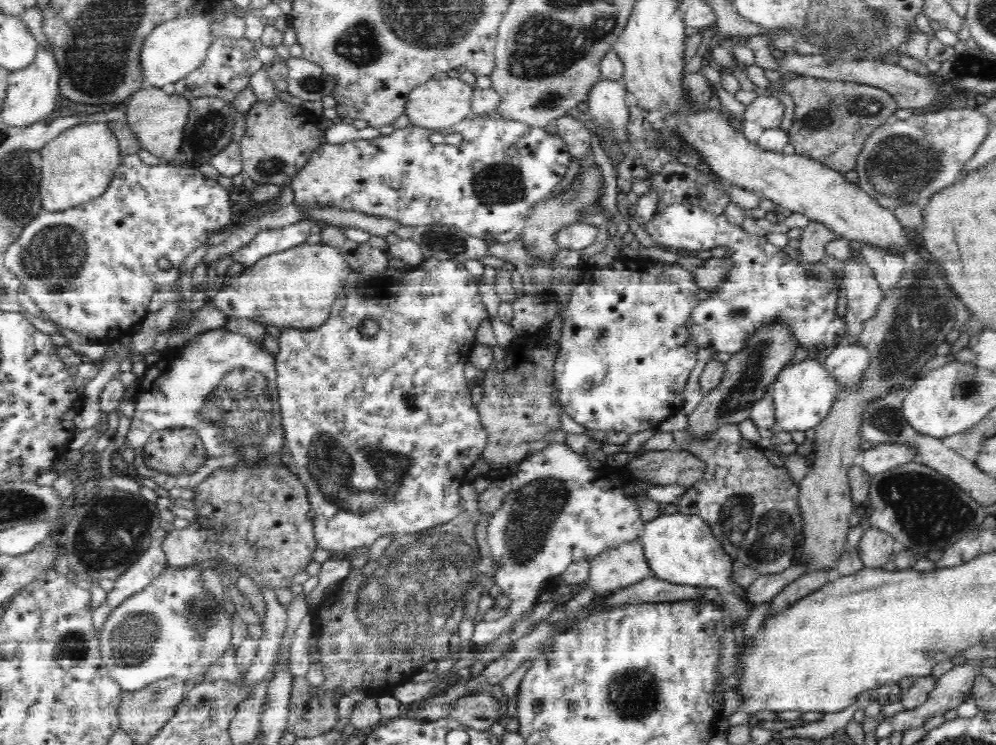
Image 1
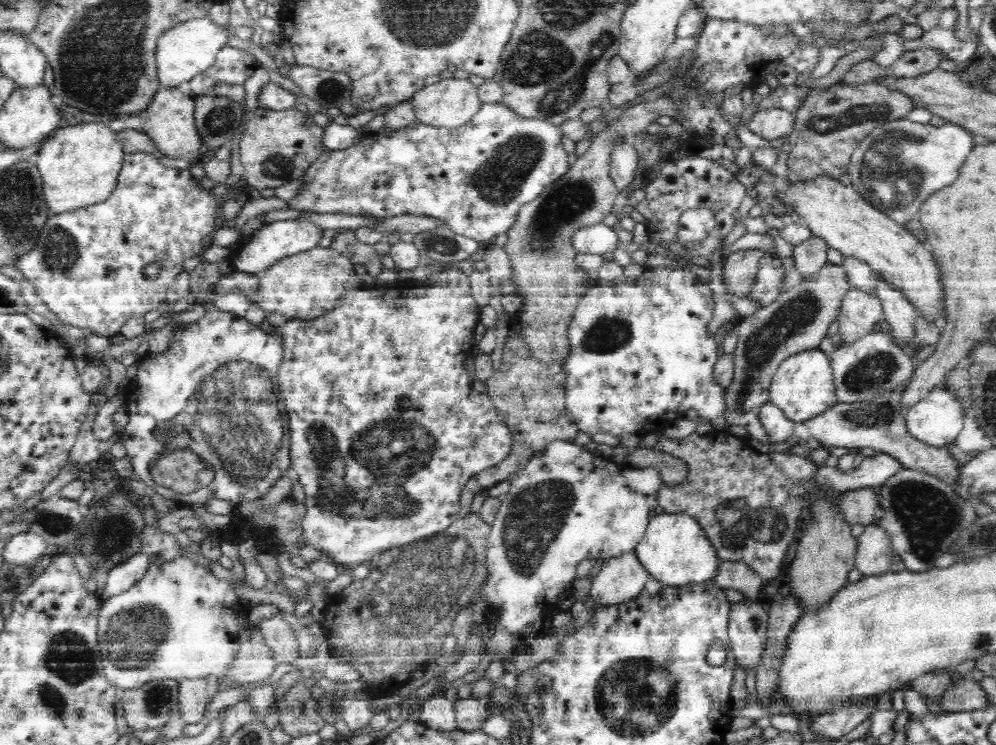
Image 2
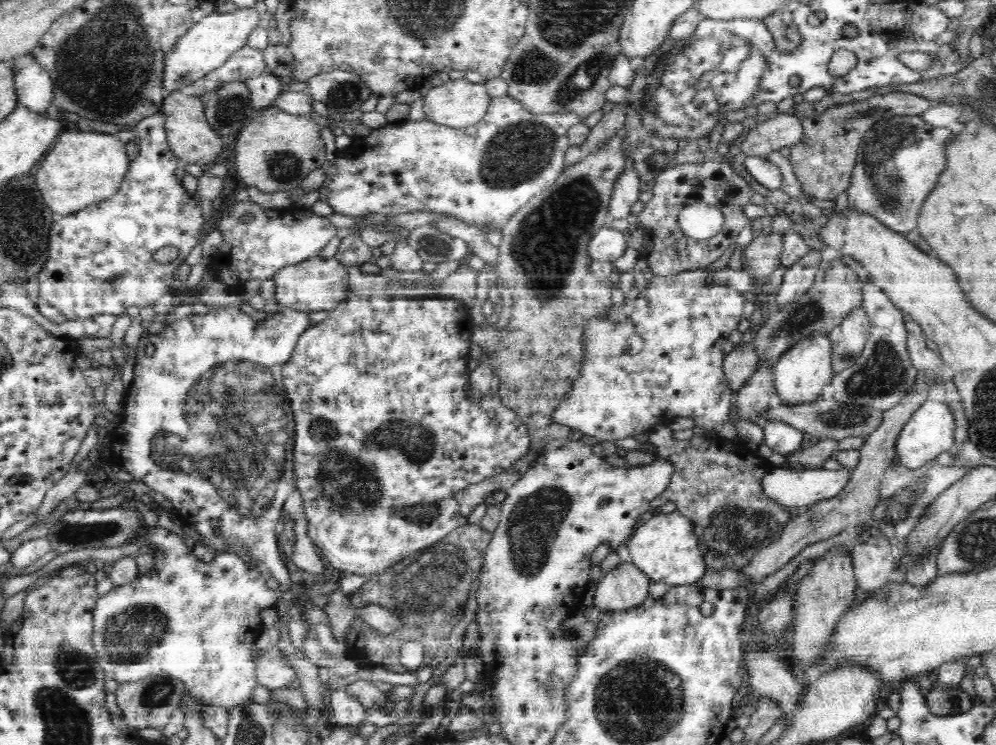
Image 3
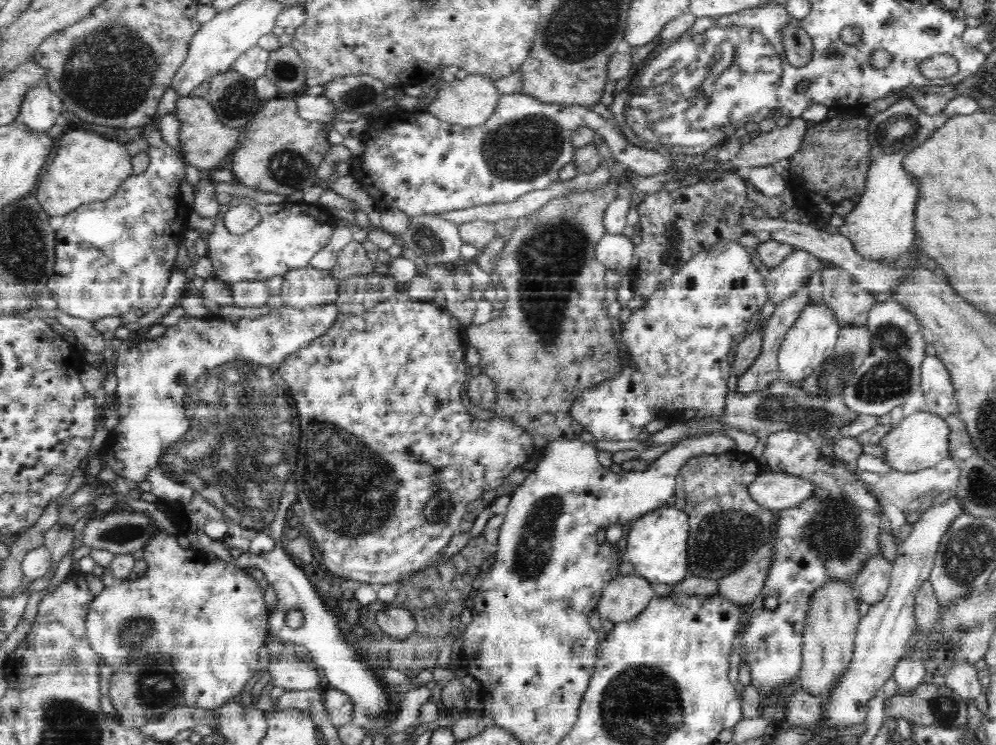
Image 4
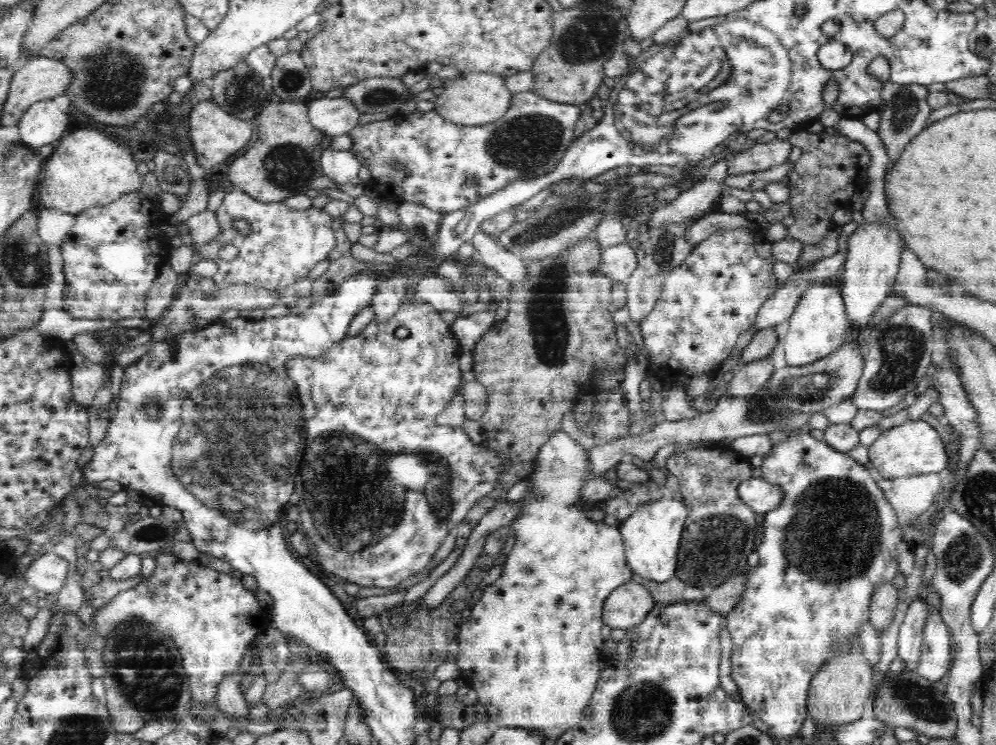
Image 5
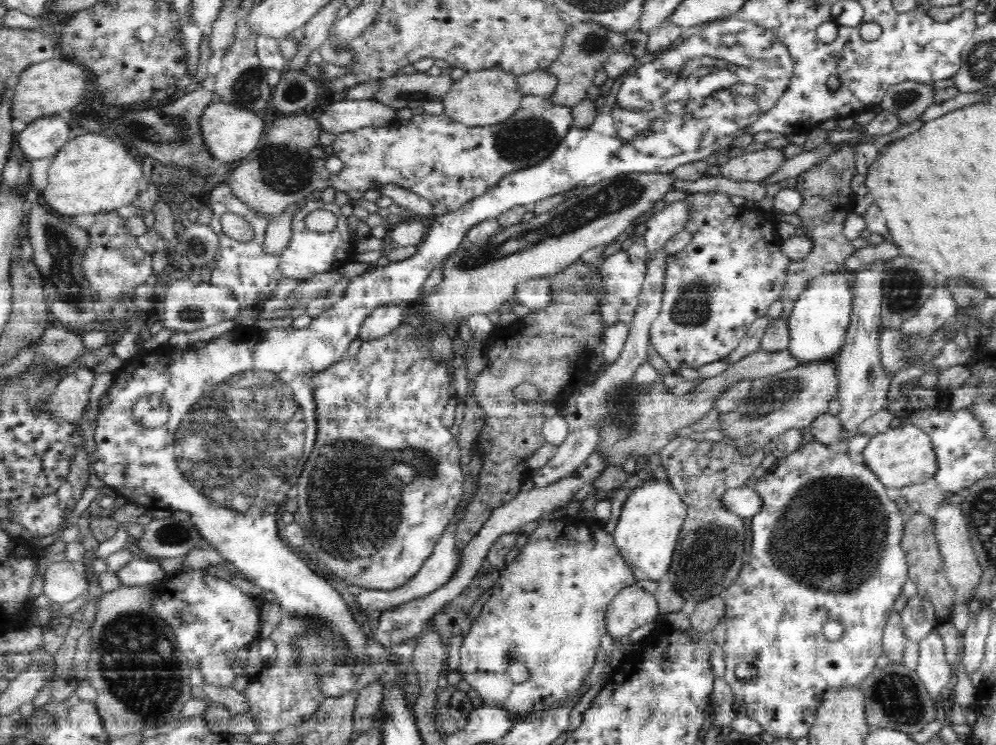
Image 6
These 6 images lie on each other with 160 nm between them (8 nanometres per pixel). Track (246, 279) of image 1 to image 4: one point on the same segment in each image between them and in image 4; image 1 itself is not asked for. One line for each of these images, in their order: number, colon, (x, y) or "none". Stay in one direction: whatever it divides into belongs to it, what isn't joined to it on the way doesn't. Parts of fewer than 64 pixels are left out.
2: (306, 285)
3: (315, 284)
4: (305, 287)

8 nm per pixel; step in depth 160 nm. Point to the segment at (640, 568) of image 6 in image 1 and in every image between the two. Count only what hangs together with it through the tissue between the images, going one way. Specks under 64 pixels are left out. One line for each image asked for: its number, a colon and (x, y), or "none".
1: (682, 549)
2: (675, 551)
3: (665, 548)
4: (657, 543)
5: (652, 536)

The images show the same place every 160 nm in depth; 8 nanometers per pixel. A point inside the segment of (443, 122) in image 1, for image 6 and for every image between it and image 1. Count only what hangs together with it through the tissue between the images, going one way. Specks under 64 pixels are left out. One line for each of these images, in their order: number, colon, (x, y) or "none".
2: (450, 103)
3: (460, 103)
4: (469, 102)
5: (474, 99)
6: (483, 98)

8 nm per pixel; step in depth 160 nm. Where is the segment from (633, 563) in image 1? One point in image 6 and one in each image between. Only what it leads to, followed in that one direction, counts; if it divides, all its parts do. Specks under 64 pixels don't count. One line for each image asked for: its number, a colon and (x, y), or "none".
2: (622, 578)
3: (624, 587)
4: (624, 598)
5: (627, 606)
6: (632, 607)

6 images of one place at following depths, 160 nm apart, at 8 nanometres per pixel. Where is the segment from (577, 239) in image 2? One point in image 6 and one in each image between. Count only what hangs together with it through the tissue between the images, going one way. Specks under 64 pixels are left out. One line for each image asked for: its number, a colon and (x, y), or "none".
3: (608, 244)
4: (615, 251)
5: (618, 263)
6: (623, 274)

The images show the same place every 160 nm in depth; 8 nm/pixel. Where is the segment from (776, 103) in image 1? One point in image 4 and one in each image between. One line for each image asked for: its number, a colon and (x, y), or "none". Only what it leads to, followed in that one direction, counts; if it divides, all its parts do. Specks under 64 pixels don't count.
2: (774, 123)
3: (783, 130)
4: (763, 150)

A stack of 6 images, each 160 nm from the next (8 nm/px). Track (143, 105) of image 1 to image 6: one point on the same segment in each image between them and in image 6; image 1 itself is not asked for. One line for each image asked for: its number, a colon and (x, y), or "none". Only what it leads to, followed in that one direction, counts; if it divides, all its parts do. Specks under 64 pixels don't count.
2: (169, 121)
3: (192, 140)
4: (205, 141)
5: (215, 134)
6: (230, 133)

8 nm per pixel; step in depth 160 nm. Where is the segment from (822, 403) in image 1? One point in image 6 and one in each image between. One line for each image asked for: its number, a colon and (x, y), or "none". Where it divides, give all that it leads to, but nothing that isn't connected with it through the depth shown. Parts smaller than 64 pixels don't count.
2: (802, 387)
3: (798, 376)
4: (812, 338)
5: (818, 326)
6: (818, 324)

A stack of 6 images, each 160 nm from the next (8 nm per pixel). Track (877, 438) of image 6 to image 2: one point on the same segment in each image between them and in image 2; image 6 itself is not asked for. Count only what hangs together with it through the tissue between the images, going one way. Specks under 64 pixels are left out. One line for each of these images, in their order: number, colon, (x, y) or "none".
2: (936, 420)
3: (930, 430)
4: (920, 440)
5: (913, 448)

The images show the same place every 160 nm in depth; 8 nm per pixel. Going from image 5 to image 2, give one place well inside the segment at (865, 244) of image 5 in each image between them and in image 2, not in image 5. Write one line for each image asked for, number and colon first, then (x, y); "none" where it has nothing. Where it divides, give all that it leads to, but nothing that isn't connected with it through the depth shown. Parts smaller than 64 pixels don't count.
2: (901, 163)
3: (898, 164)
4: (882, 224)

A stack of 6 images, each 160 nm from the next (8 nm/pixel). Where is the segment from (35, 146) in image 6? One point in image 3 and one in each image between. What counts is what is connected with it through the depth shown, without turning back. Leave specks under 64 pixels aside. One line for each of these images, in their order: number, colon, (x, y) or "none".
3: (34, 86)
4: (41, 106)
5: (43, 123)

